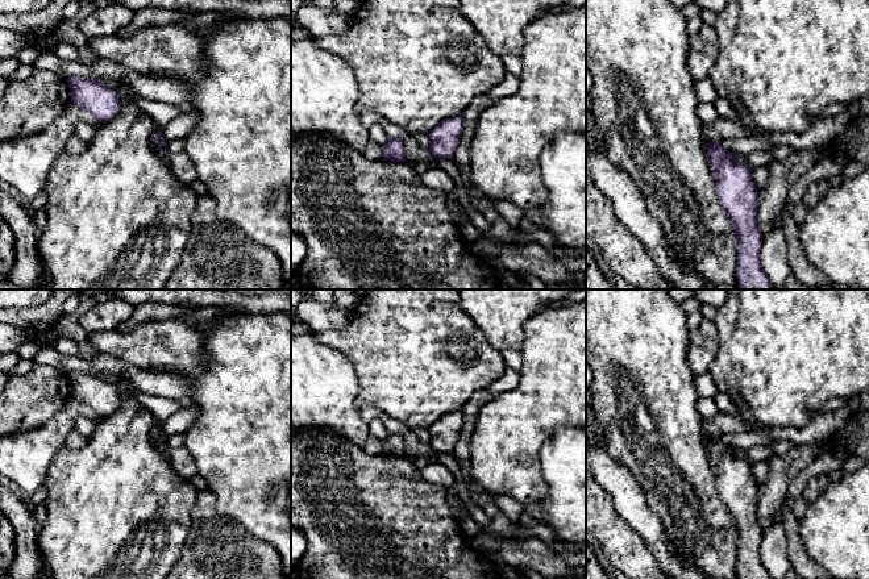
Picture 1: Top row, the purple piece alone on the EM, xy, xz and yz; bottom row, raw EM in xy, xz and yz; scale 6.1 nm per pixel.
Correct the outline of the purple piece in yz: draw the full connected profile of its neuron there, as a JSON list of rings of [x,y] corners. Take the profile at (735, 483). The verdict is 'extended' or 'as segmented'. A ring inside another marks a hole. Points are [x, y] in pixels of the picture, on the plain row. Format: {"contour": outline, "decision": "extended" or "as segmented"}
{"contour": [[[722,436],[707,438],[707,450],[716,475],[716,490],[722,500],[725,503],[736,530],[737,540],[737,574],[739,579],[770,579],[760,557],[760,546],[762,530],[757,521],[758,491],[753,475],[752,462],[740,458],[735,447],[729,447],[722,442]]], "decision": "as segmented"}

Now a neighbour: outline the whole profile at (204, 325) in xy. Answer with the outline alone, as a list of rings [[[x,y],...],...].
[[[219,311],[217,315],[211,321],[201,321],[201,322],[196,322],[196,324],[188,325],[188,326],[195,328],[200,333],[207,332],[207,330],[211,330],[216,324],[223,321],[226,316],[234,316],[234,313],[228,313],[228,312]]]

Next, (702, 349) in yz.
[[[703,318],[697,329],[690,330],[687,363],[694,376],[708,371],[716,357],[718,346],[719,334],[714,321]]]

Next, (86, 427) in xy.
[[[80,416],[78,420],[76,420],[76,430],[84,437],[84,438],[88,438],[96,429],[96,424],[84,417],[84,416]]]

